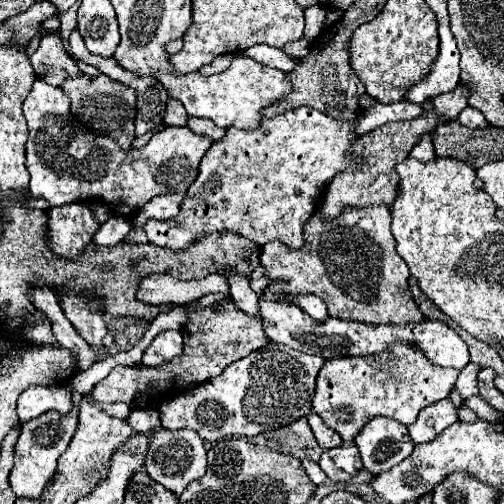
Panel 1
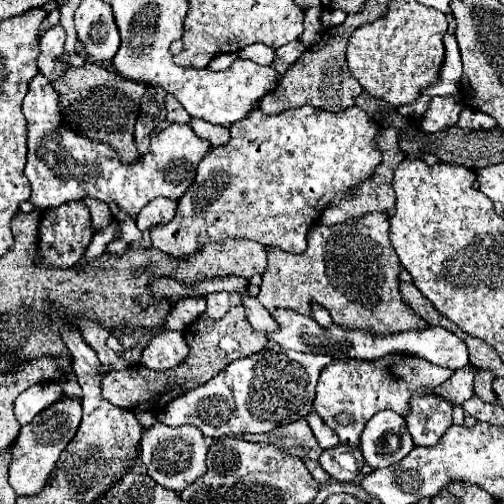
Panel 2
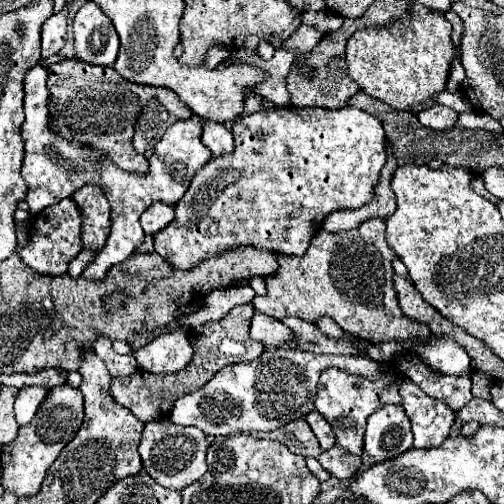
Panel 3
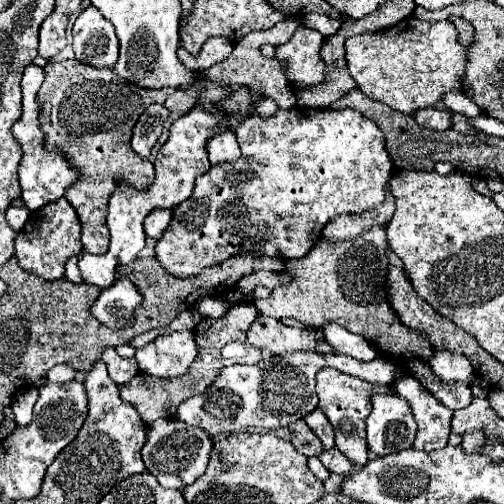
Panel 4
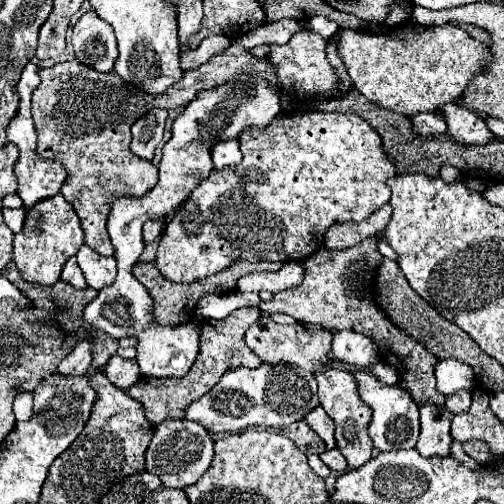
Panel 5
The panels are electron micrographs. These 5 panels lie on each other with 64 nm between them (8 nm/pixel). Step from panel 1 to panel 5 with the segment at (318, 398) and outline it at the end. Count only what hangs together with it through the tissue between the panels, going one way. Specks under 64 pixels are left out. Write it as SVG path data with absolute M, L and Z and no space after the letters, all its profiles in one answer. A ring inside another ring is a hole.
M336 368L320 370L316 372L318 380L318 398L320 406L326 410L326 414L334 420L336 426L336 446L348 460L348 468L356 470L362 464L366 464L372 458L372 442L368 436L368 422L370 422L370 408L360 400L356 378L350 372L340 372Z

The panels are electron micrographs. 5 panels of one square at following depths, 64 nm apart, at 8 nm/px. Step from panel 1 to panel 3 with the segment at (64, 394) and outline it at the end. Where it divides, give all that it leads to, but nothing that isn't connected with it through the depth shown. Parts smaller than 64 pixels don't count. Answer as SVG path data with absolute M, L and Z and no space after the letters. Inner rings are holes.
M26 386L26 388L20 390L20 394L18 394L16 402L14 402L16 420L18 420L20 426L26 426L34 418L38 406L42 404L42 400L46 396L48 396L46 386Z

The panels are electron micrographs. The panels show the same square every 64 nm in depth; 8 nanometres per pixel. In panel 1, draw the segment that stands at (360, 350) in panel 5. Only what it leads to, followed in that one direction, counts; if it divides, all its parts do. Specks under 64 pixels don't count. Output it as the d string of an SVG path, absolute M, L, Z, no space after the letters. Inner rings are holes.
M282 294L282 296L288 298L290 302L294 302L298 308L302 308L304 312L308 312L316 320L326 320L328 318L328 312L326 312L324 302L318 296L314 296L314 294L298 294L298 296Z

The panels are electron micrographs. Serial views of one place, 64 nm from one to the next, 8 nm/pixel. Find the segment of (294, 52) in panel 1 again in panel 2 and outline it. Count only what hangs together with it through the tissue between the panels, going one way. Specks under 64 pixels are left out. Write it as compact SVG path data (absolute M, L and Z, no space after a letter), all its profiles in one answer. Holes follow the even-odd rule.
M300 40L296 42L290 42L290 44L284 44L282 48L276 50L276 62L272 64L280 74L284 74L288 70L288 66L292 66L302 54L304 54L304 44Z

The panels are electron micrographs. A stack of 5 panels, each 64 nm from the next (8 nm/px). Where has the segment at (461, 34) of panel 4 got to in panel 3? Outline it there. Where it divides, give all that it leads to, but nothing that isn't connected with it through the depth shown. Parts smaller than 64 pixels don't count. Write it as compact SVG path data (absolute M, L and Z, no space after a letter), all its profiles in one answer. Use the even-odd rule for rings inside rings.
M446 12L446 18L452 24L452 42L460 44L460 38L462 38L462 22L460 22L460 18L454 12Z

